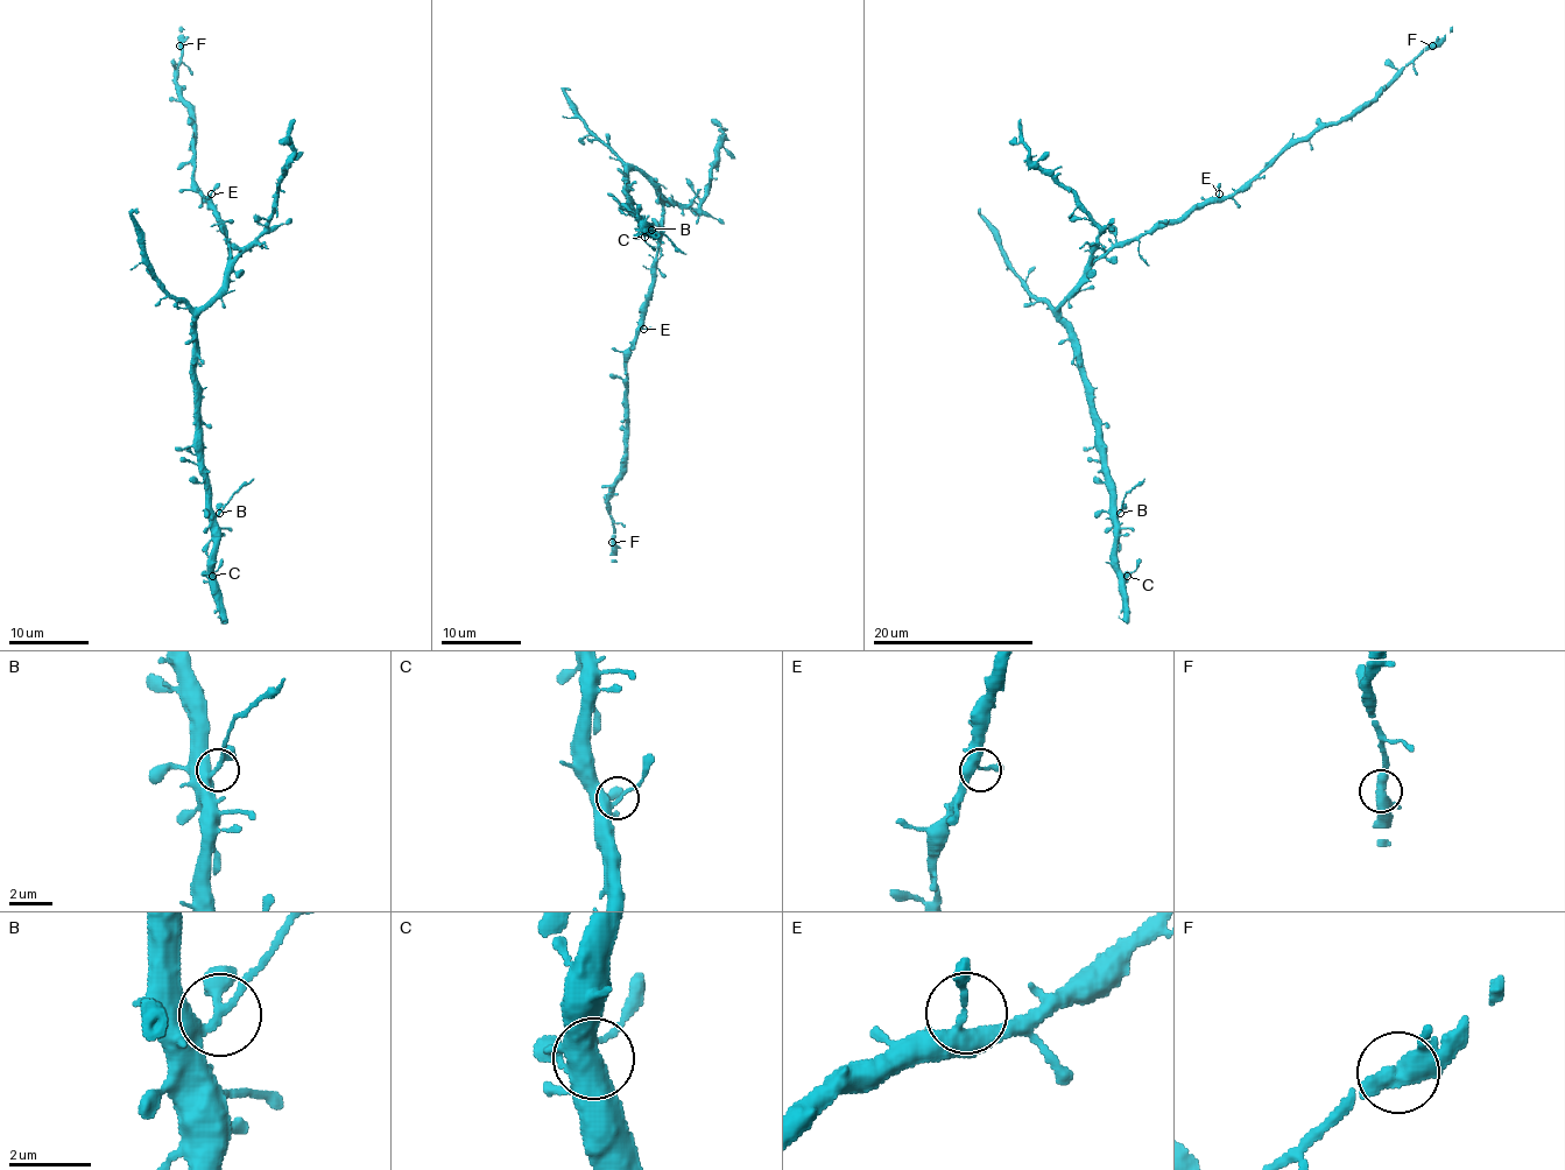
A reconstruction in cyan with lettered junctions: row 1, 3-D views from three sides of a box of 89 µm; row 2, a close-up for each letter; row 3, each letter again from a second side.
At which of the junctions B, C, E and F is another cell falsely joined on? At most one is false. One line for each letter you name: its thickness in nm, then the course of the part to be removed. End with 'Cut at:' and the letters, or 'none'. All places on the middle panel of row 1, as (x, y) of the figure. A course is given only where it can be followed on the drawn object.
B: 240 nm | (651, 228), (663, 233), (685, 255)
Cut at: B

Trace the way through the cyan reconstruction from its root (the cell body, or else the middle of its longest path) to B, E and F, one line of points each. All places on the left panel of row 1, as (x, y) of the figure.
B: (228, 244), (228, 282), (198, 312), (195, 360), (197, 451), (209, 493), (209, 507), (219, 513)
E: (228, 244), (211, 204), (211, 194)
F: (228, 244), (220, 219), (195, 182), (195, 115), (176, 83), (181, 44)

